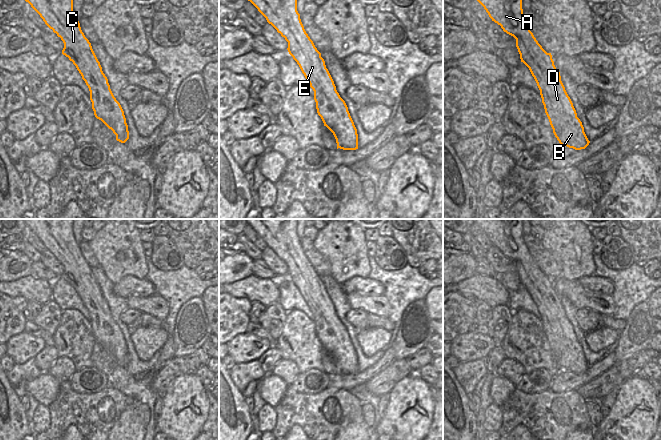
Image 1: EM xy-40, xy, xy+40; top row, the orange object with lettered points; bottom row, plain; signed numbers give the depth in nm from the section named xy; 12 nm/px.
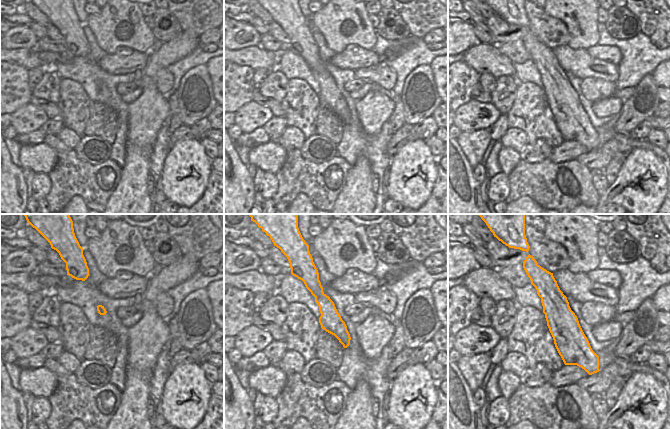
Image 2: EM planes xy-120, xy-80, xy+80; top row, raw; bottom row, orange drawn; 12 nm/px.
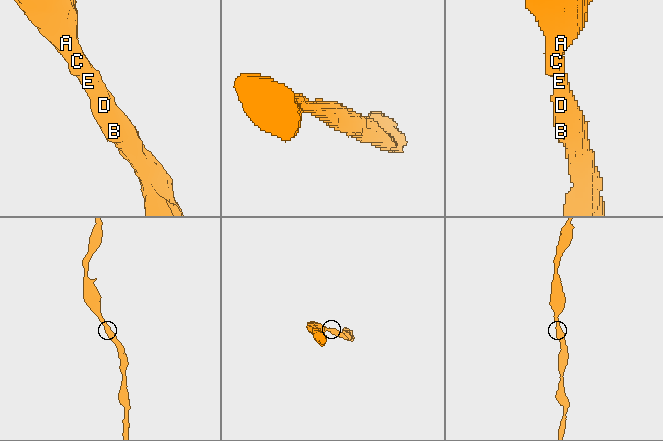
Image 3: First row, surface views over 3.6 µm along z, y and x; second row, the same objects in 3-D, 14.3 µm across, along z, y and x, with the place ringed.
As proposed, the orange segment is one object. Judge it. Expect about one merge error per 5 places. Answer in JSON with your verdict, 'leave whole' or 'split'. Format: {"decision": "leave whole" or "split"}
{"decision": "leave whole"}

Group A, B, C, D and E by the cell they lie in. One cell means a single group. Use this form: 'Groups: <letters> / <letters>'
Groups: A B C D E.

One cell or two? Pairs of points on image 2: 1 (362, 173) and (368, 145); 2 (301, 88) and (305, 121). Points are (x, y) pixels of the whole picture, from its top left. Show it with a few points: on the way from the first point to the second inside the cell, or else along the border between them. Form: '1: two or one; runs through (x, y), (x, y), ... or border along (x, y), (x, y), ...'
1: two; border along (359, 155), (364, 155), (367, 158), (372, 173)
2: one; runs through (301, 96), (302, 113)

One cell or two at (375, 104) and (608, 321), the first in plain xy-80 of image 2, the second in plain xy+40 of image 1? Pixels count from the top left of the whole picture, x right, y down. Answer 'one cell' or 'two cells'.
two cells

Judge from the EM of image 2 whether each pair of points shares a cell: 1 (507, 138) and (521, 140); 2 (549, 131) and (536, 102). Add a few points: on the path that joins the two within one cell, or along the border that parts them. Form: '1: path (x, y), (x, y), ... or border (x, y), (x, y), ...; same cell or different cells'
1: path (510, 138), (518, 140); same cell
2: path (542, 124), (536, 118), (536, 109); same cell

